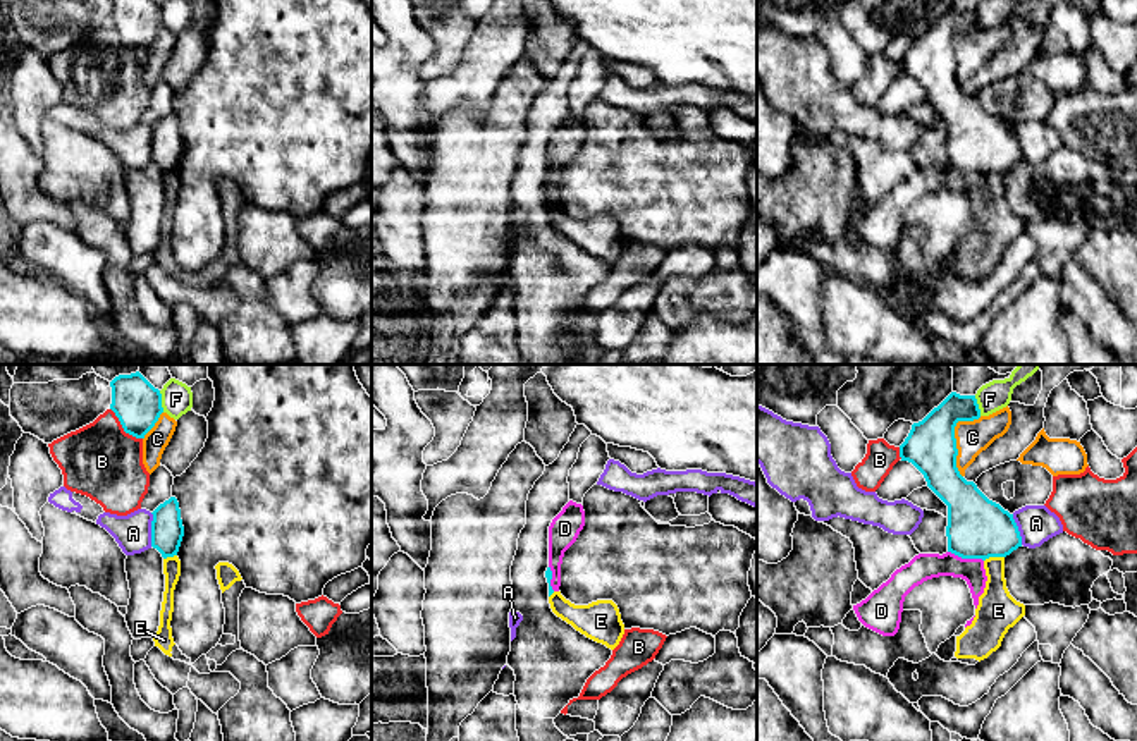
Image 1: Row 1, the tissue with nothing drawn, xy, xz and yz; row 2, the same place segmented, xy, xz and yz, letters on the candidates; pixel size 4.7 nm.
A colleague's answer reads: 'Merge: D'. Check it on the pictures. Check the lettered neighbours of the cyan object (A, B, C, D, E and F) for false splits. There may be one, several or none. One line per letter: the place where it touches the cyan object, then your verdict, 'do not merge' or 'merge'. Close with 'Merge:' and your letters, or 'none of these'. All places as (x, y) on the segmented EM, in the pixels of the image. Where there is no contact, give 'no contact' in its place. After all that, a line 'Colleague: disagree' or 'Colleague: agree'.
A: xy (152, 530) | do not merge
B: xy (122, 427) | do not merge
C: yz (955, 439) | do not merge
D: yz (965, 557) | do not merge
E: yz (993, 556) | do not merge
F: xy (160, 401) | do not merge
Merge: none of these
Colleague: disagree

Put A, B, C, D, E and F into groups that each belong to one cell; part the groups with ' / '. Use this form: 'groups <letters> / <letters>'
groups A / B / C / D E / F

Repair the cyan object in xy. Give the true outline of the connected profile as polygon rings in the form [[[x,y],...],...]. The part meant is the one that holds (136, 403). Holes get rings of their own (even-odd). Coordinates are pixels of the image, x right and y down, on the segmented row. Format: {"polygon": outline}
{"polygon": [[[139,371],[115,377],[110,387],[110,409],[119,418],[124,432],[144,438],[163,413],[160,390]]]}

